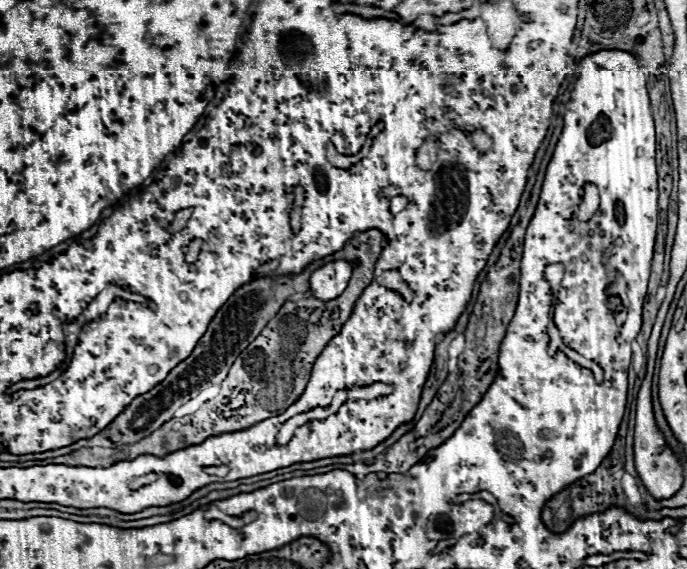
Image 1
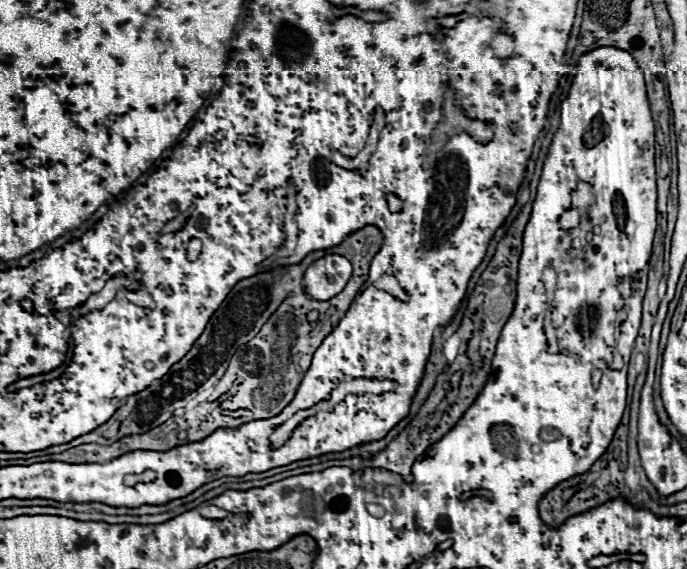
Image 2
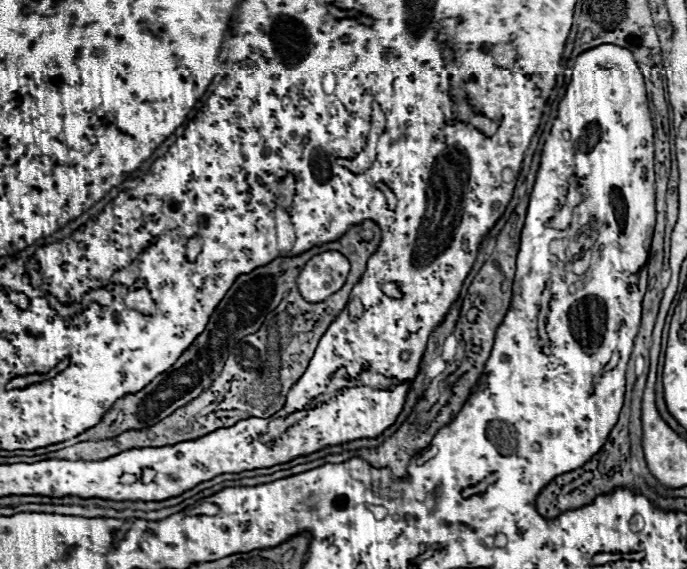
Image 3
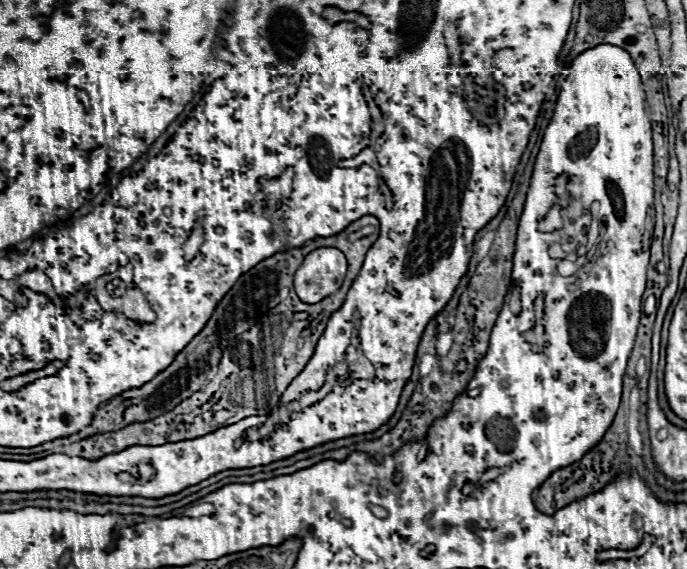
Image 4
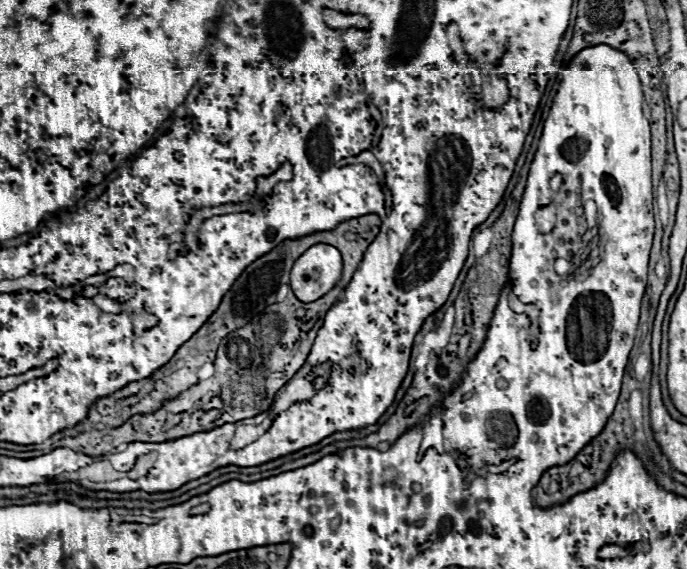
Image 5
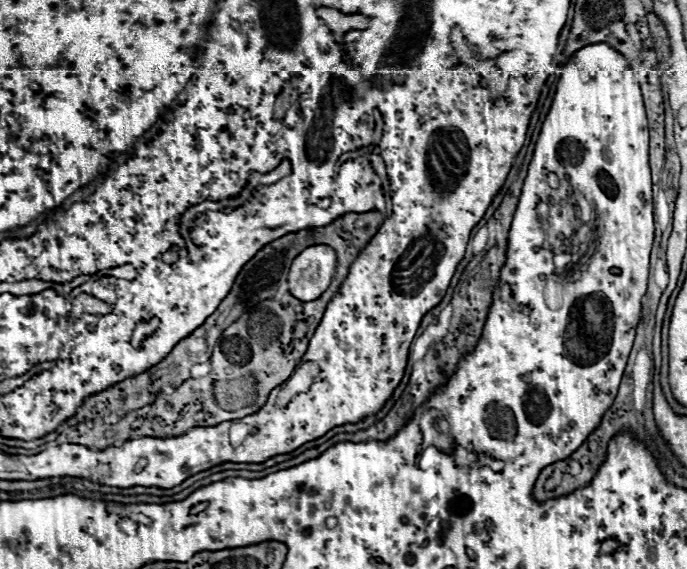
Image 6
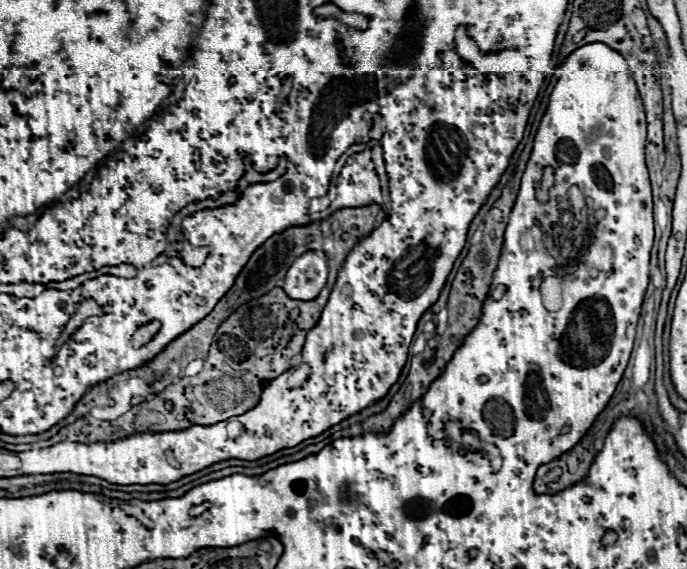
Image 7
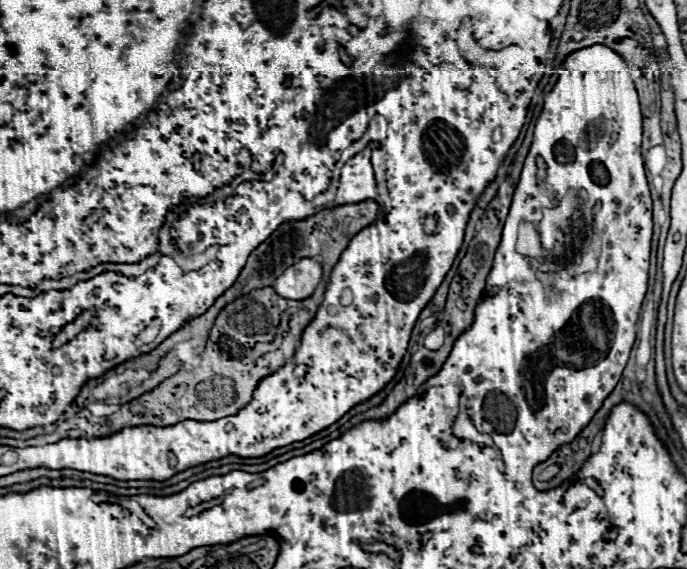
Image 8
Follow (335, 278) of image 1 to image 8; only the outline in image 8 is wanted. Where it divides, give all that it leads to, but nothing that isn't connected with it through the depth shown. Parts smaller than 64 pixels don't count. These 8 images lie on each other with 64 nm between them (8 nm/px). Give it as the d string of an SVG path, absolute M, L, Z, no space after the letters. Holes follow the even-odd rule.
M302 258L292 264L274 284L274 290L288 300L310 298L316 286L322 282L322 264L314 258Z

